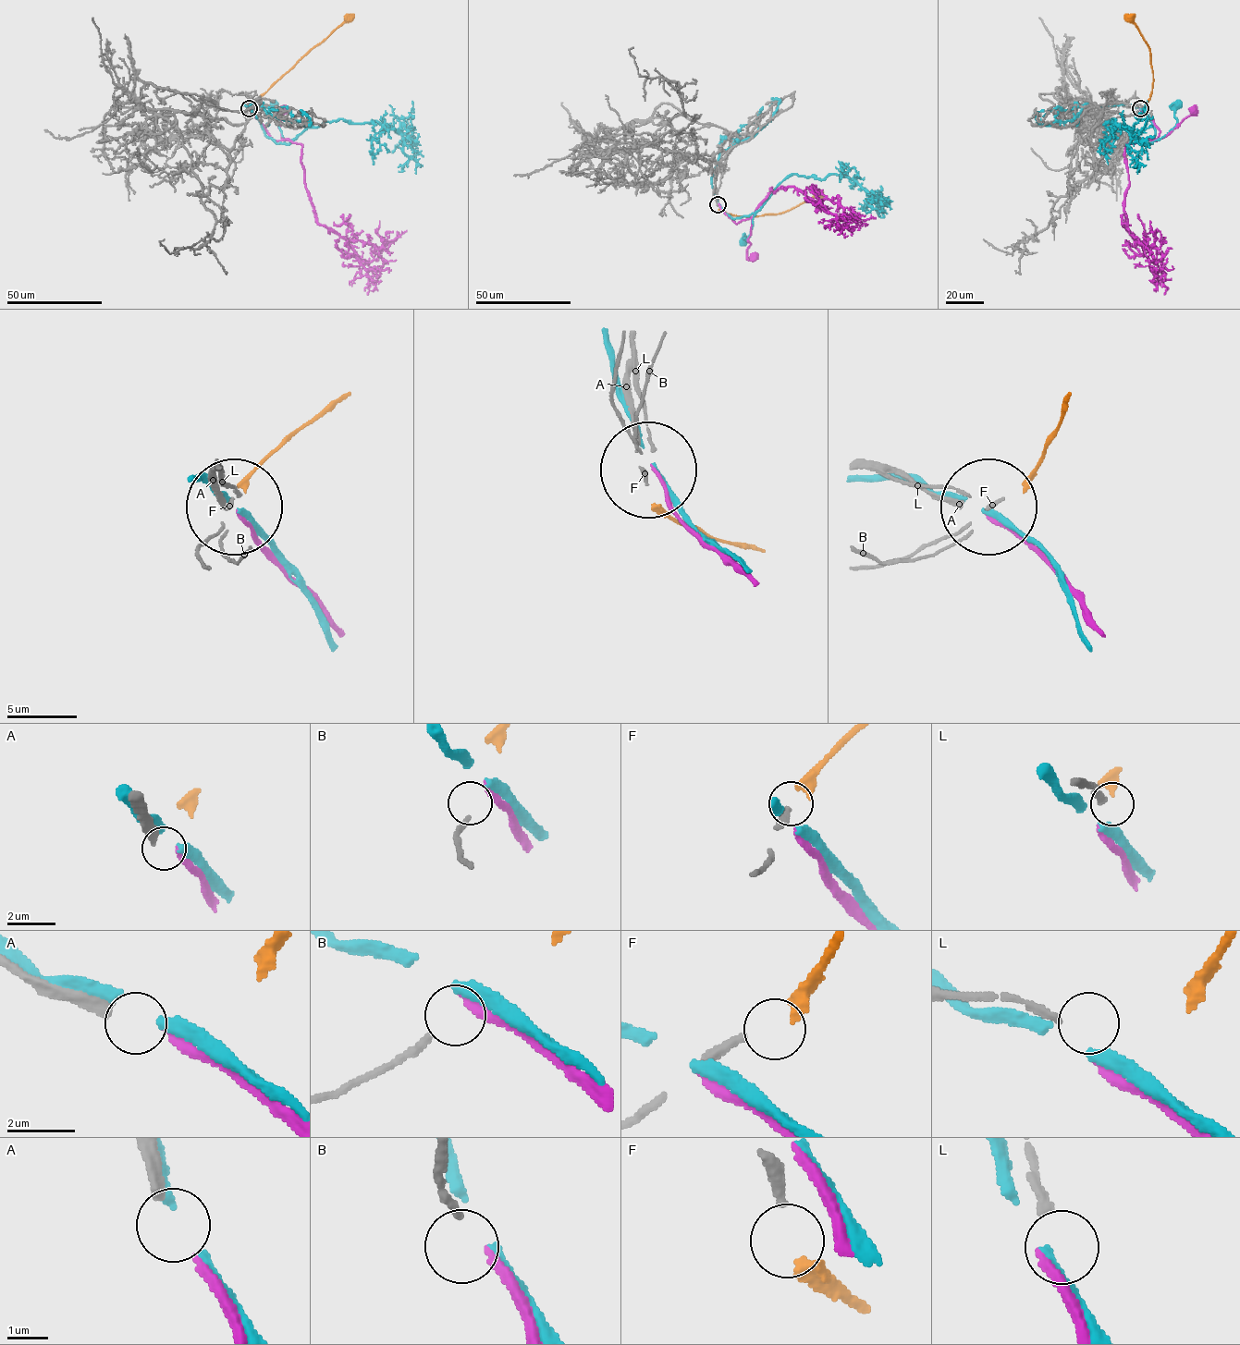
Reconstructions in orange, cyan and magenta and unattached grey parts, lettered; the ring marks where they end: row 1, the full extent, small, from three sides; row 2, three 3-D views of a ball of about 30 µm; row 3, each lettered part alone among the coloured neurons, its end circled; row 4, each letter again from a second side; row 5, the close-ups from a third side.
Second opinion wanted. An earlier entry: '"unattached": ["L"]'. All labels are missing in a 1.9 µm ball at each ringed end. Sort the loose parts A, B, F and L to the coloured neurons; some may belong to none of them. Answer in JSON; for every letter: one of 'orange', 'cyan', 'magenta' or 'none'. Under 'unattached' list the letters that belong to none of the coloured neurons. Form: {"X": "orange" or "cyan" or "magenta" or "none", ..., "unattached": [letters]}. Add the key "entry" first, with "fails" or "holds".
{"entry": "fails", "A": "magenta", "B": "none", "F": "orange", "L": "none", "unattached": ["B", "L"]}

